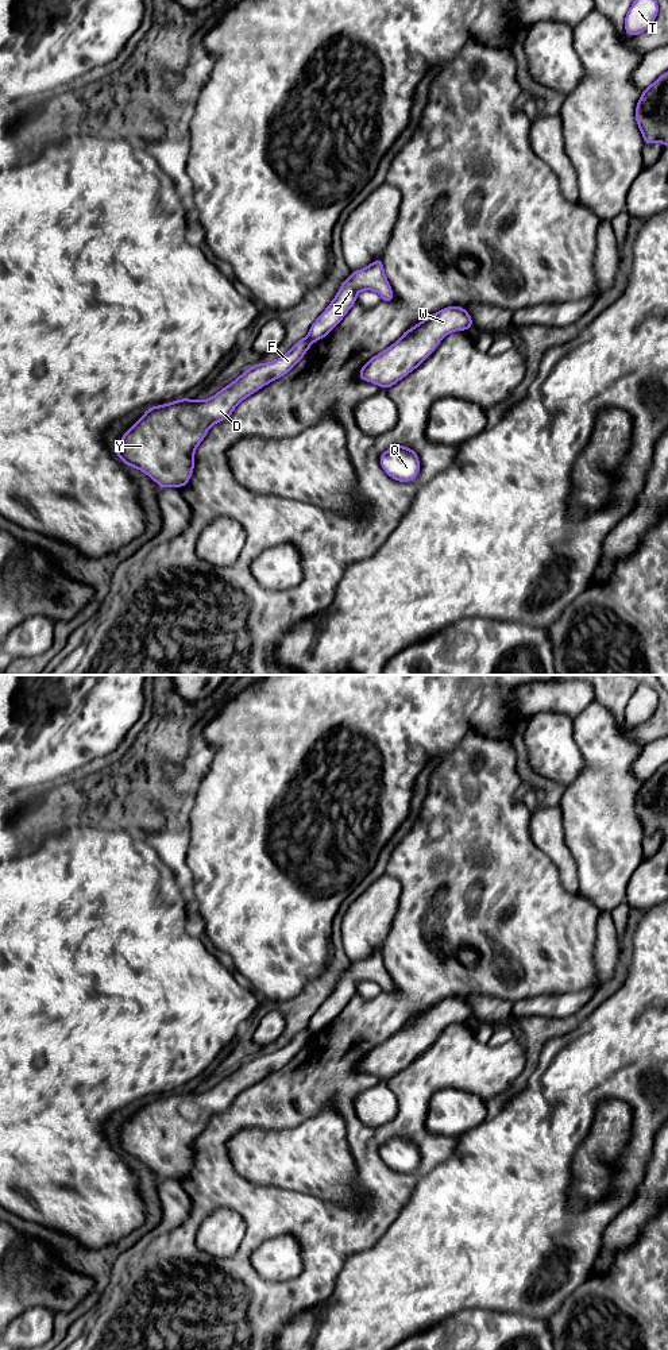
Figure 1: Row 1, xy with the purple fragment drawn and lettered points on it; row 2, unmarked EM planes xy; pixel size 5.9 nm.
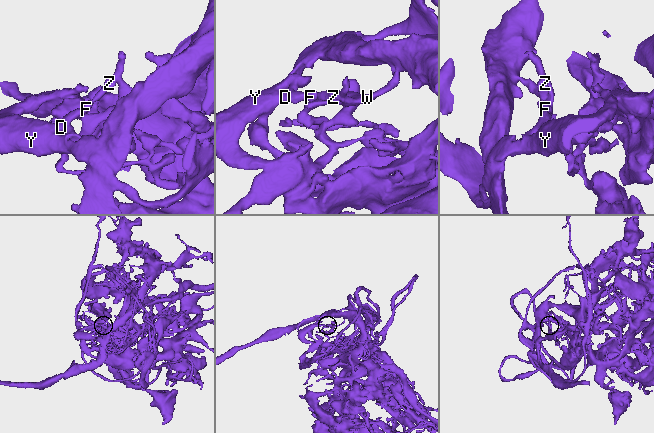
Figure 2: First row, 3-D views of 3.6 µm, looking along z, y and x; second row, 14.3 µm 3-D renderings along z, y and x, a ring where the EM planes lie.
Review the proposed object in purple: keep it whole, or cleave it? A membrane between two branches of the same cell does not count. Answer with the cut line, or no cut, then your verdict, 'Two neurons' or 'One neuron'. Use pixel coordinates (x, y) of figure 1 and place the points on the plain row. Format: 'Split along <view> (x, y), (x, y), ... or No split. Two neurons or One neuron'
Split along xy (307, 1029), (312, 1033). Two neurons

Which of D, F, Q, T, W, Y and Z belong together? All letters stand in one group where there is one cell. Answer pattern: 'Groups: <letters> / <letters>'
Groups: D F Y / Q T W Z

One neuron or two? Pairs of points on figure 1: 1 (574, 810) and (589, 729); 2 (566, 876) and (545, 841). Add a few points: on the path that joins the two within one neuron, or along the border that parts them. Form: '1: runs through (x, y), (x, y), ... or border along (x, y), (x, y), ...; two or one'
1: runs through (594, 790), (594, 749); one
2: runs through (566, 868), (563, 859), (553, 849); one

